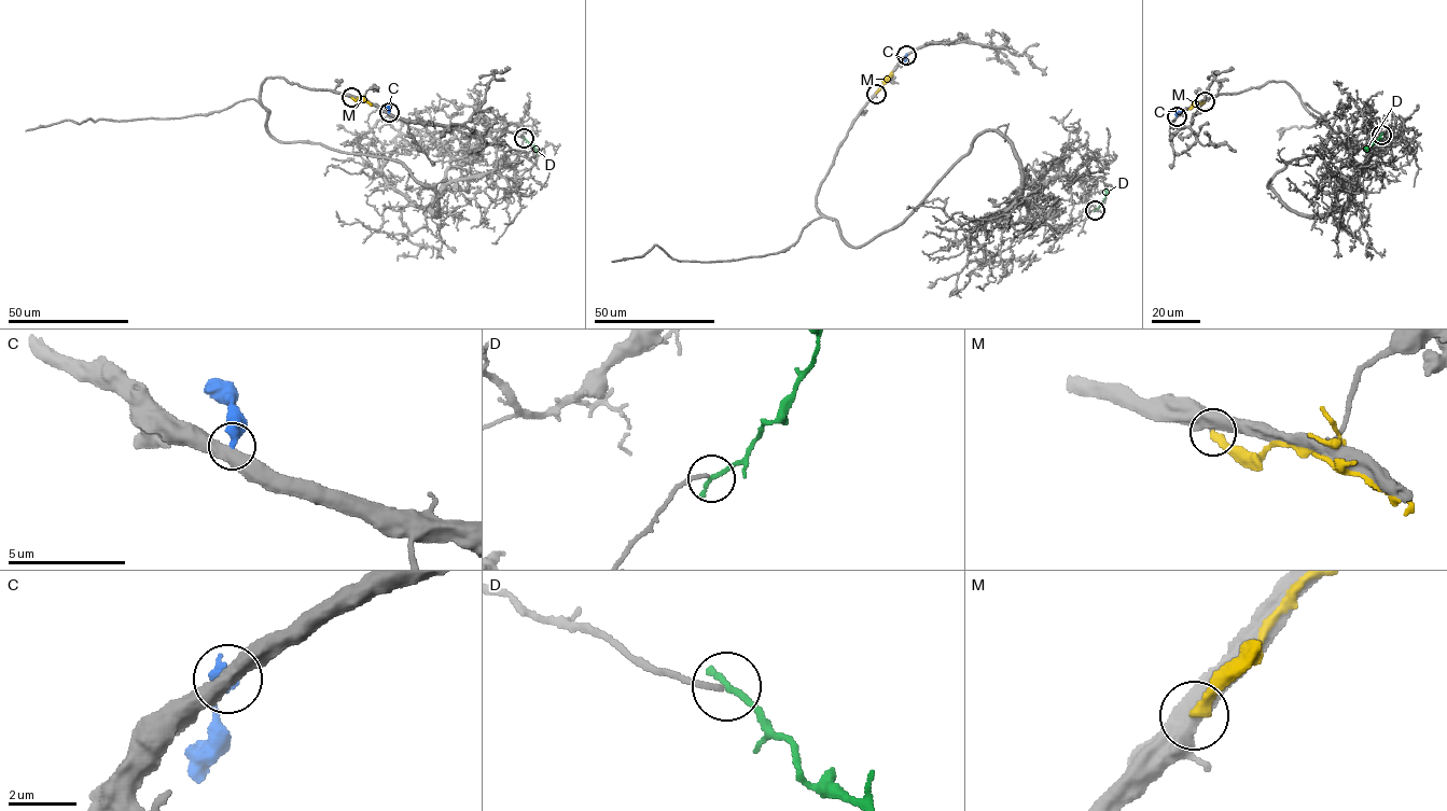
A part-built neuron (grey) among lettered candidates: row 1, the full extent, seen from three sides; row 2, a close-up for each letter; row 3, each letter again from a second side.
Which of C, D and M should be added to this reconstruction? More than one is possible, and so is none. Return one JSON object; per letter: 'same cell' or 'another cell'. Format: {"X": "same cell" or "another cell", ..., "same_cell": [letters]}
{"C": "another cell", "D": "same cell", "M": "another cell", "same_cell": ["D"]}

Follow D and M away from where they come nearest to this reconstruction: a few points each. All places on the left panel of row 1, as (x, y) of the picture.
D: (524, 137), (534, 147), (537, 154)
M: (351, 97), (372, 105)

